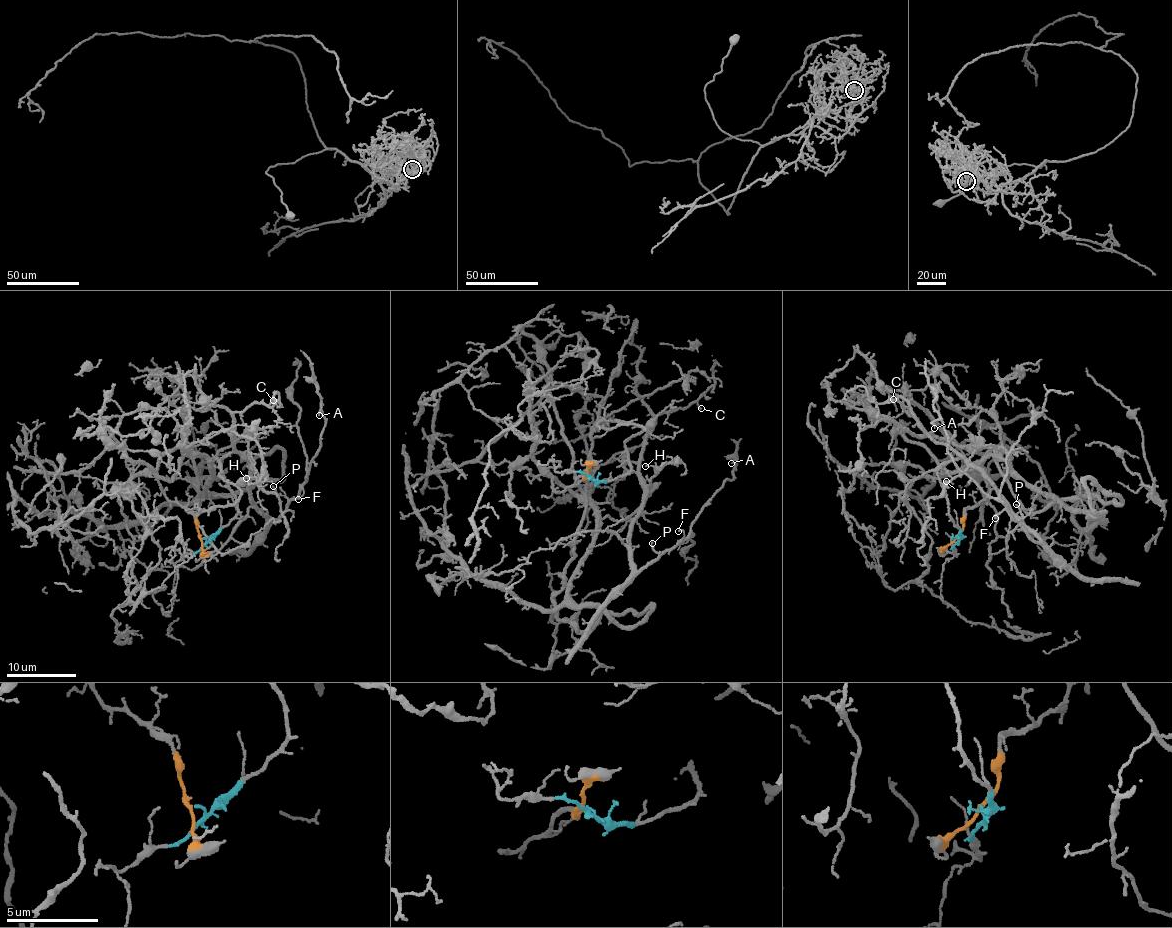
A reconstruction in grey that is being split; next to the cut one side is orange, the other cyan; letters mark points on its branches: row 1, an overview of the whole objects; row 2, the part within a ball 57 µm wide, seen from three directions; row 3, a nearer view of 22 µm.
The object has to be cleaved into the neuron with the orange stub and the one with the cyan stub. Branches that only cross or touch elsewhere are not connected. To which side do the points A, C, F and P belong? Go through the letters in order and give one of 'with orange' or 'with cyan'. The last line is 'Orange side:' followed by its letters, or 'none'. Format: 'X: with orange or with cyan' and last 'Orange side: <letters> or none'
A: with cyan
C: with cyan
F: with cyan
P: with cyan
Orange side: none

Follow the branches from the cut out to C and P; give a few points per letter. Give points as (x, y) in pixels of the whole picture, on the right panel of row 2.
C: (956, 536), (959, 532), (937, 472), (958, 454), (939, 444), (896, 399), (886, 401), (892, 399)
P: (956, 536), (959, 532), (937, 472), (960, 454), (1039, 542), (1020, 523), (1023, 515), (1016, 504)

